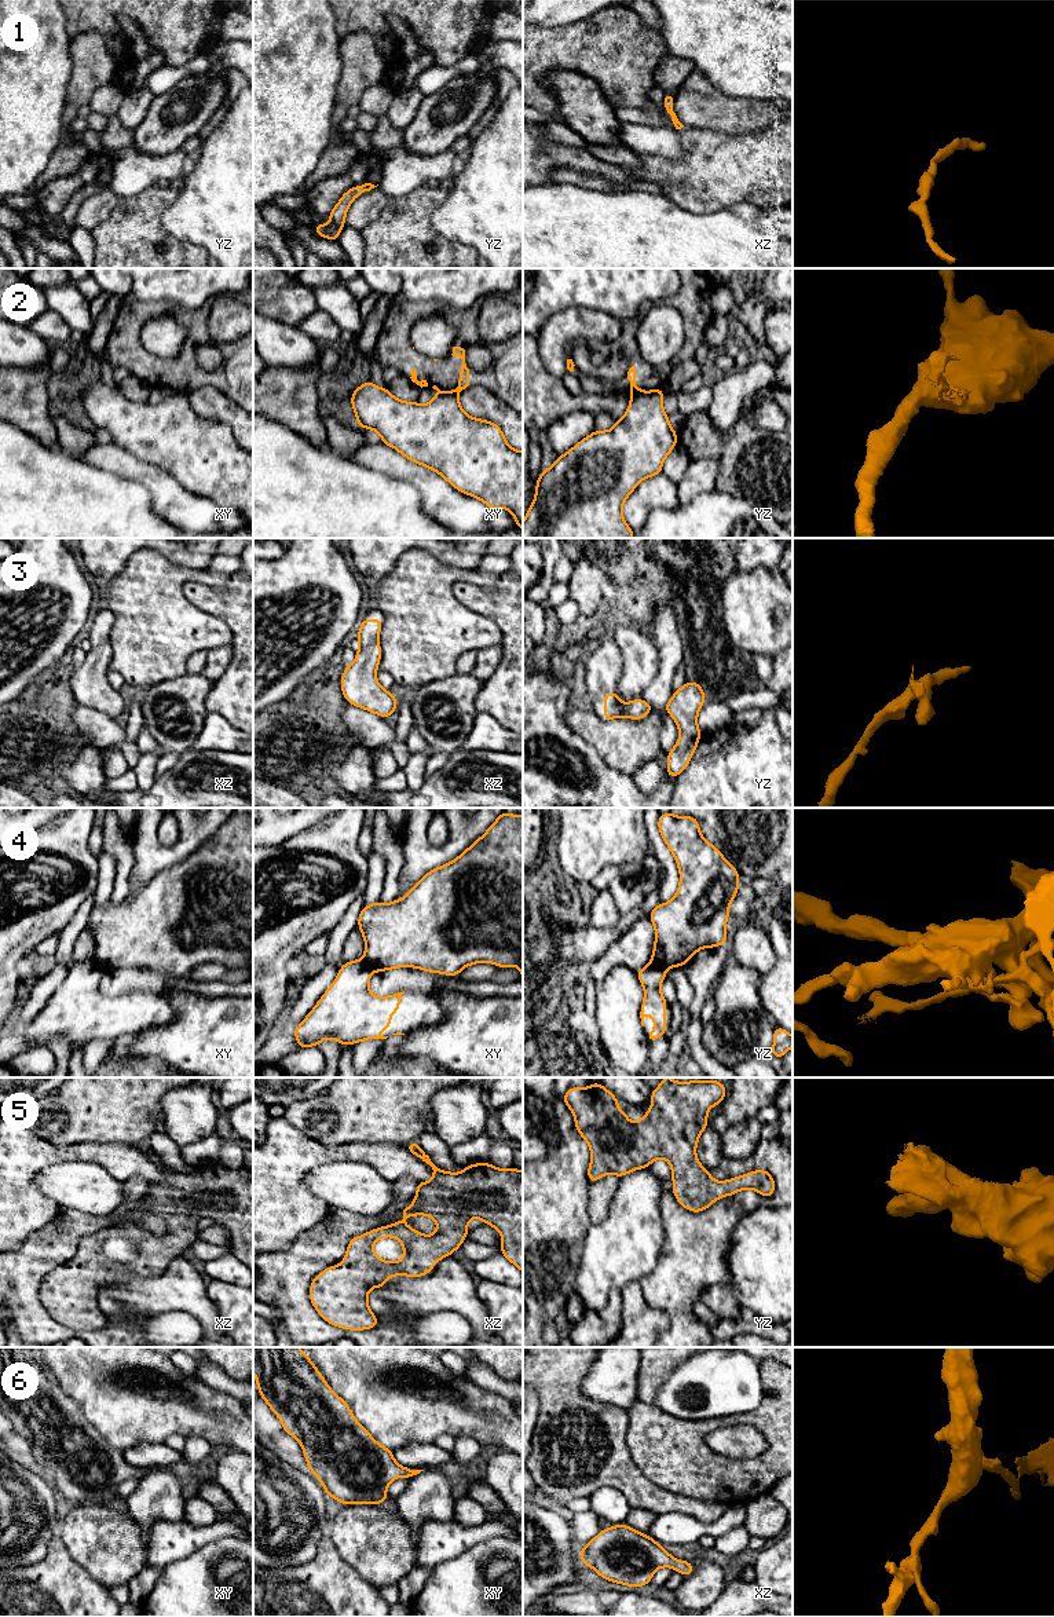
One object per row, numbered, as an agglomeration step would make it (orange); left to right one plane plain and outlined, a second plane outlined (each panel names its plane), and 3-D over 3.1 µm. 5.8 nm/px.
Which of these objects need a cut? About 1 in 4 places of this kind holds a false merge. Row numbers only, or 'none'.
2, 4

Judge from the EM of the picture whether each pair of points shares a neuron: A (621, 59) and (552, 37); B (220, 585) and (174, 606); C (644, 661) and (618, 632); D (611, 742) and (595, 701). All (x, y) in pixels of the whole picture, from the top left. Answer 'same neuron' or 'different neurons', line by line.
A: same neuron
B: same neuron
C: same neuron
D: different neurons

